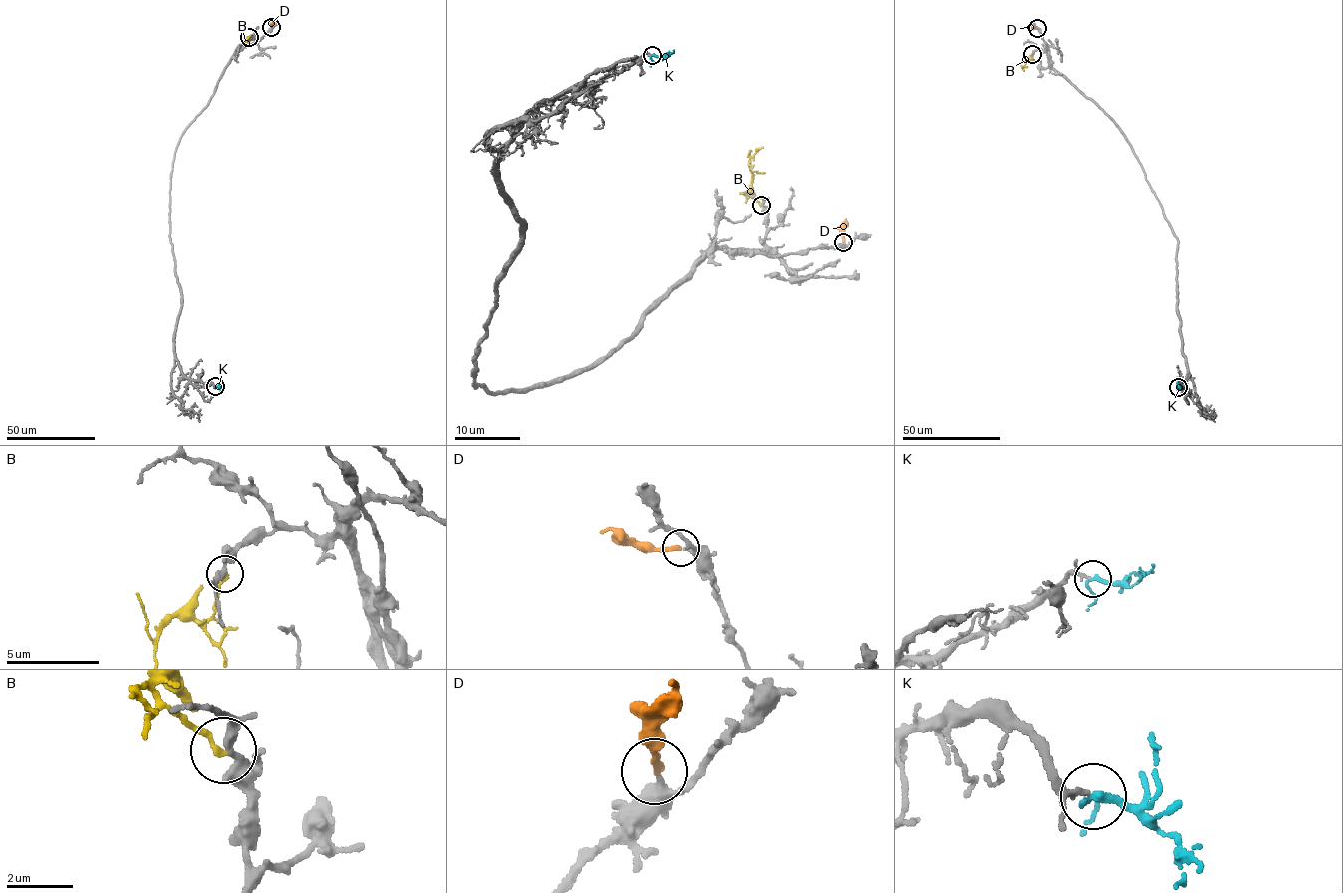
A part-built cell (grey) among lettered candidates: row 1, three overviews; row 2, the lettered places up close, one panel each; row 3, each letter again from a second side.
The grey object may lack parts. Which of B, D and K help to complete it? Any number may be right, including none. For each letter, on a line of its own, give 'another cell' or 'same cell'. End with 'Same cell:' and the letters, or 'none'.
B: another cell
D: same cell
K: same cell
Same cell: D, K

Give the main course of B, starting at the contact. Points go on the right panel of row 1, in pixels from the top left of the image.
B: (1033, 54), (1021, 67)

